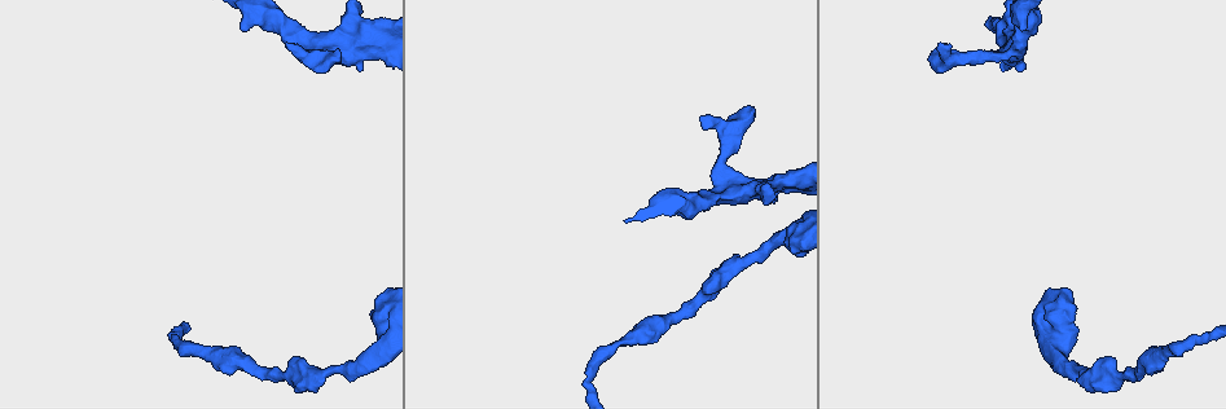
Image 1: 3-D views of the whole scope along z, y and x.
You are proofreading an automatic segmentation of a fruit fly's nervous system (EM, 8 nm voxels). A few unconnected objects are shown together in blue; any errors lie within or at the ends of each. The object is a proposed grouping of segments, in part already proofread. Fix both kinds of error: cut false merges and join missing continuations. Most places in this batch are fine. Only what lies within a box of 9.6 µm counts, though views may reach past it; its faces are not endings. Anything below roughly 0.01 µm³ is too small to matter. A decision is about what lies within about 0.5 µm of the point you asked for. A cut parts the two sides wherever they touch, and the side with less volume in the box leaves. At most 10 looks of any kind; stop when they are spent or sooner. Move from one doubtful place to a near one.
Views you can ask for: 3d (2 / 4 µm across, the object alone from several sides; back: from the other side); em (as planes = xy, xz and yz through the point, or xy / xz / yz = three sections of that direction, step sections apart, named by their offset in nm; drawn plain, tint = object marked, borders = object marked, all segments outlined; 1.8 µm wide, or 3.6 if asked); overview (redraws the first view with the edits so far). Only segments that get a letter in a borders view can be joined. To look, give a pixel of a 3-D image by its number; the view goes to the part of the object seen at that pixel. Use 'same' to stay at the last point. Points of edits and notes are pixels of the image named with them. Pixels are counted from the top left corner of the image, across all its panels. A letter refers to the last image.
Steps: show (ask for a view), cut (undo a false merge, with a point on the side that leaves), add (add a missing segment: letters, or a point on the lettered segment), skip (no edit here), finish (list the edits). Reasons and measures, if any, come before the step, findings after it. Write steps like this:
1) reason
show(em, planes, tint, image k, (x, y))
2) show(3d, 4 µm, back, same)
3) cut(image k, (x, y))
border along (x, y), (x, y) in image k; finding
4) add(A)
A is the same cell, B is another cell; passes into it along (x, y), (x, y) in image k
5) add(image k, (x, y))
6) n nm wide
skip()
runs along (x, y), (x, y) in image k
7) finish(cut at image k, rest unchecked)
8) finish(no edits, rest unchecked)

thick turns thin
show(3d, 4 µm, image 1, (212, 353))

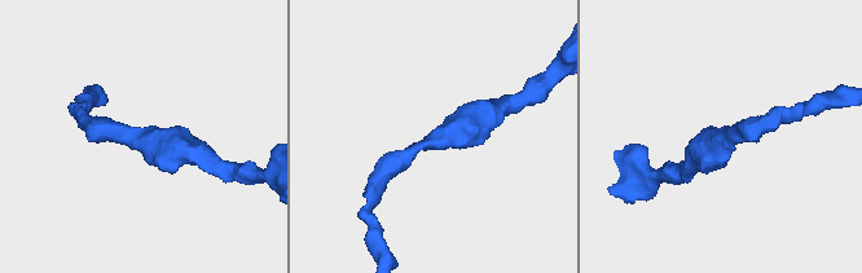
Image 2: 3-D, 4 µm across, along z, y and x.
arms of 260, 380 nm
show(em, xy, step 4, tint, image 2, (729, 137))

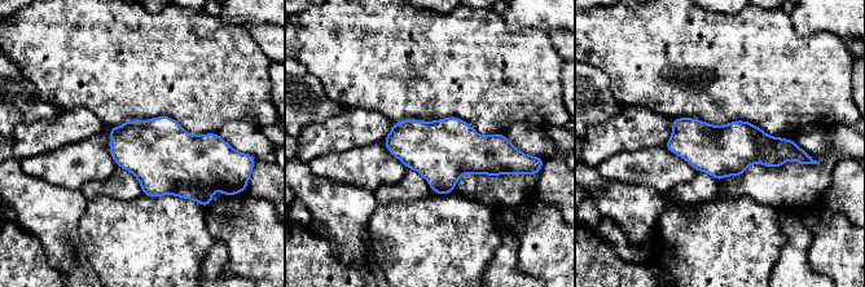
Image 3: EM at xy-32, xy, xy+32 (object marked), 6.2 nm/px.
another direction
show(em, planes, borders, same)

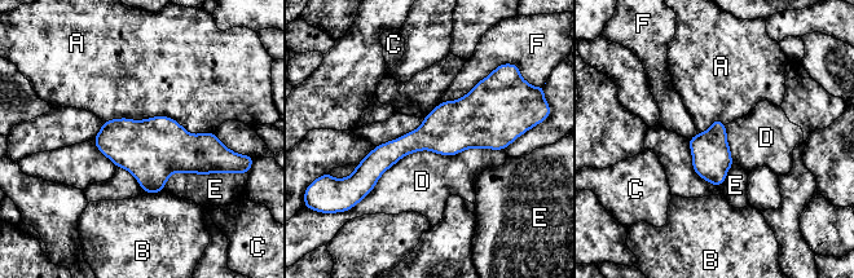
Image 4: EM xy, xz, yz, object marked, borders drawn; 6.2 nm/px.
skip()
A, B, C, D, E and F are other cells; runs along (507, 136), (427, 136), (359, 172) in image 4; continuous, no second neuron

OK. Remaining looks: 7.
free end
show(em, planes, borders, image 1, (776, 199))

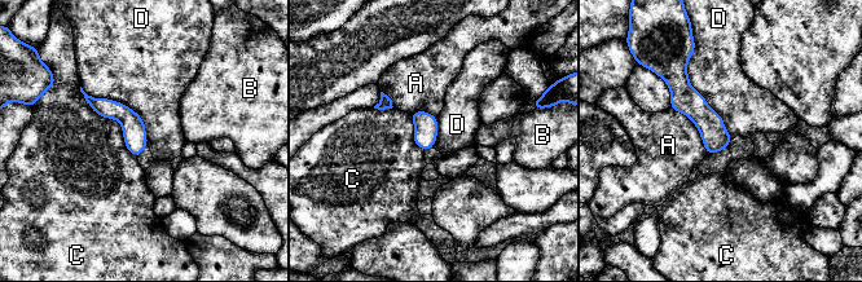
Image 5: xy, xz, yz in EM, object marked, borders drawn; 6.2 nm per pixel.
C touches over 550 nm
skip()
A, B, C and D are other cells; none of them fits

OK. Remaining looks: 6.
branch stops here
show(3d, 4 µm, image 1, (939, 45))

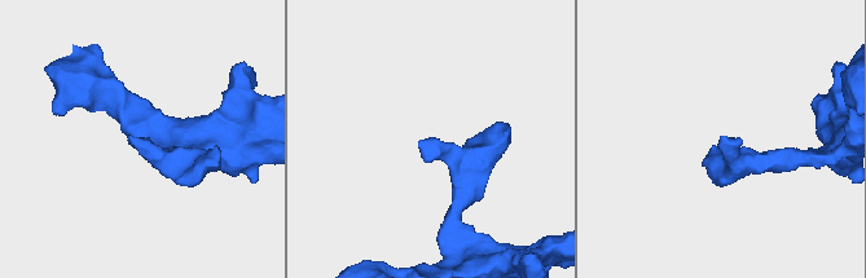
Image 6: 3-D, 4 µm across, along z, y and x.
show(em, xy, step 8, tint, image 6, (724, 139))

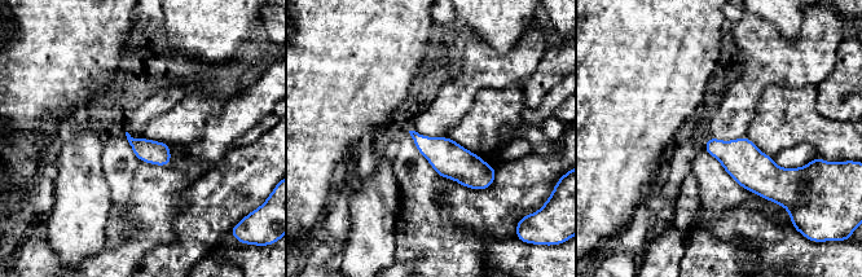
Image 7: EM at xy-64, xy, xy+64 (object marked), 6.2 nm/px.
show(em, planes, borders, same)

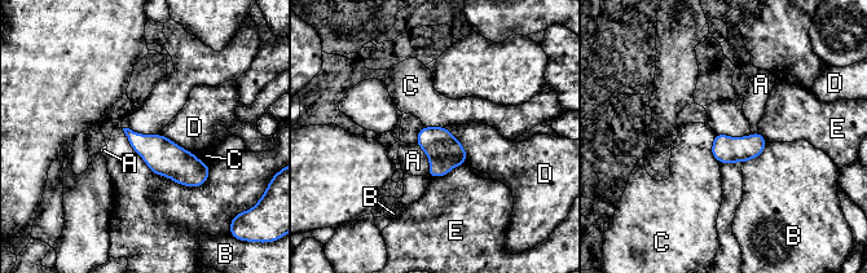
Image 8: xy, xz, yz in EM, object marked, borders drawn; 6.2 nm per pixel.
170 nm wide
skip()
A, B, C, D and E are other cells; border along (444, 126), (463, 146), (466, 163) in image 8; none of them fits

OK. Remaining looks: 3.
stops while still wide
show(em, planes, tint, image 1, (245, 26))

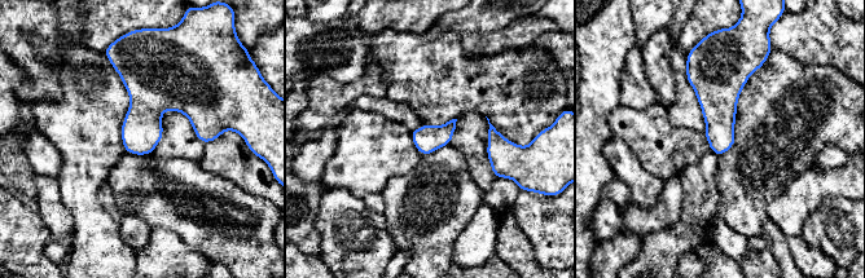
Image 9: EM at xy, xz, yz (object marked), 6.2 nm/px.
show(em, planes, borders, same)

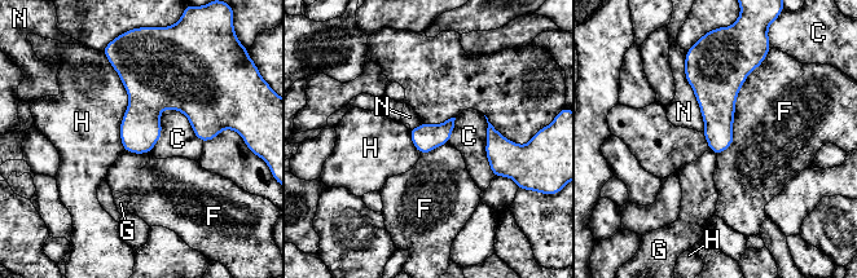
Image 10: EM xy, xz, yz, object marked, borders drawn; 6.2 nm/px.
skip()
C, F, G, H and N are other cells; border along (765, 60), (717, 155) in image 10; no lettered segment goes on from it

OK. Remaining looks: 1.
finish(no edits, rest unchecked)

